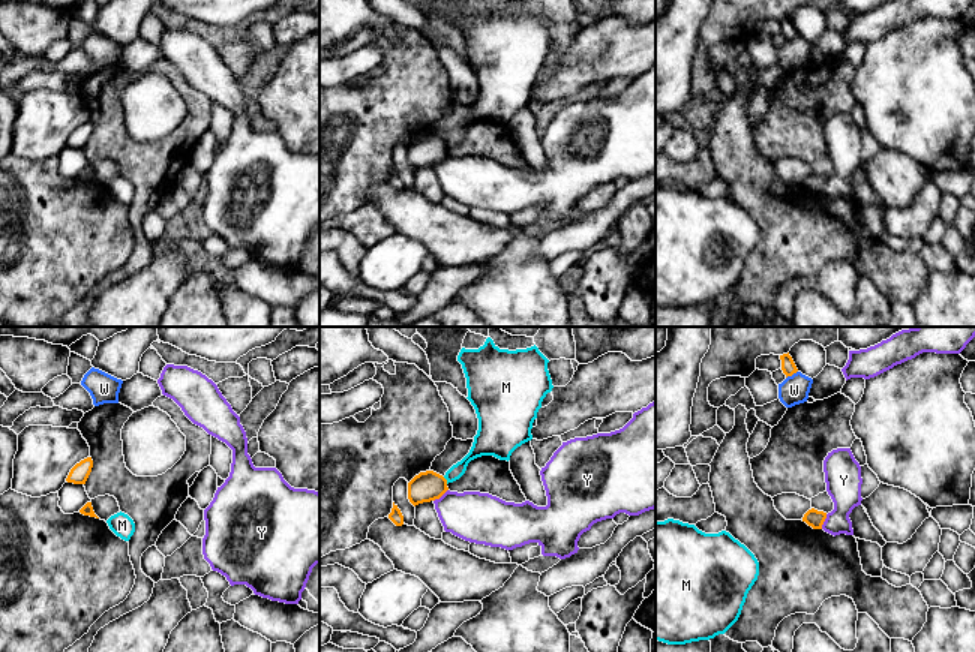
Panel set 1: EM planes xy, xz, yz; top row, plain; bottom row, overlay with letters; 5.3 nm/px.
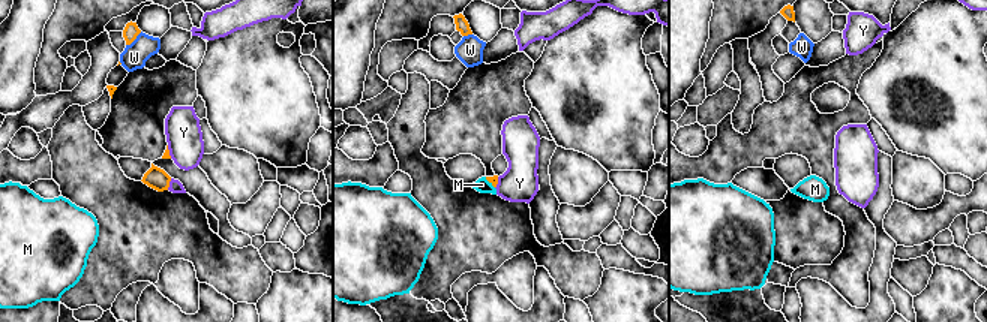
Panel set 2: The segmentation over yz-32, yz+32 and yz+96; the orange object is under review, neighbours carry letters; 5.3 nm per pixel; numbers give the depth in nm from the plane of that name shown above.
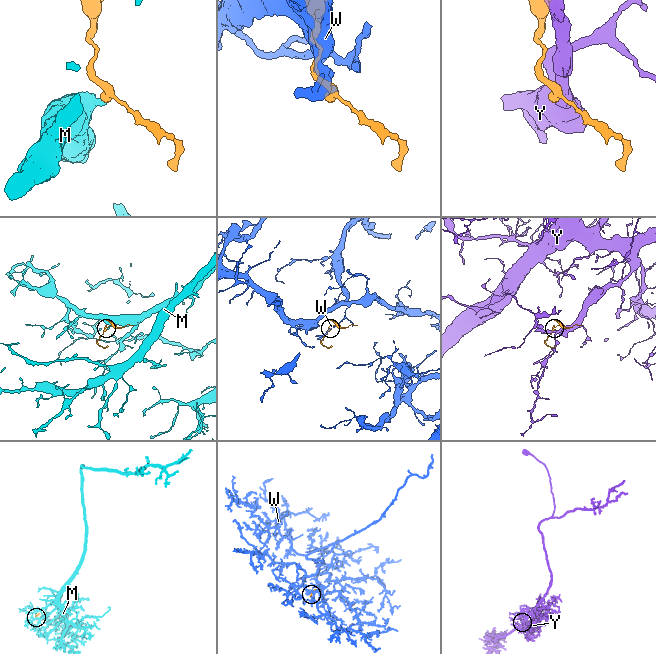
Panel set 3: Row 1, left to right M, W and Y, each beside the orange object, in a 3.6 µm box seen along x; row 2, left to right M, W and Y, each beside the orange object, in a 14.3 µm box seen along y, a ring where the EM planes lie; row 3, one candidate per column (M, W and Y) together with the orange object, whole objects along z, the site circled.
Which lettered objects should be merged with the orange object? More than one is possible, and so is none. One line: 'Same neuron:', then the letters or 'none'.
Same neuron: none

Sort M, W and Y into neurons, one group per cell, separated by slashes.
M / W / Y

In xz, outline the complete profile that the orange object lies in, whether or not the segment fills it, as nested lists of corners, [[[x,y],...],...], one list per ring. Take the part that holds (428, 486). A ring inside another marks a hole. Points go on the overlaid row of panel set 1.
[[[426,471],[420,472],[408,483],[408,499],[416,507],[440,499],[447,490],[447,480],[442,475]]]

